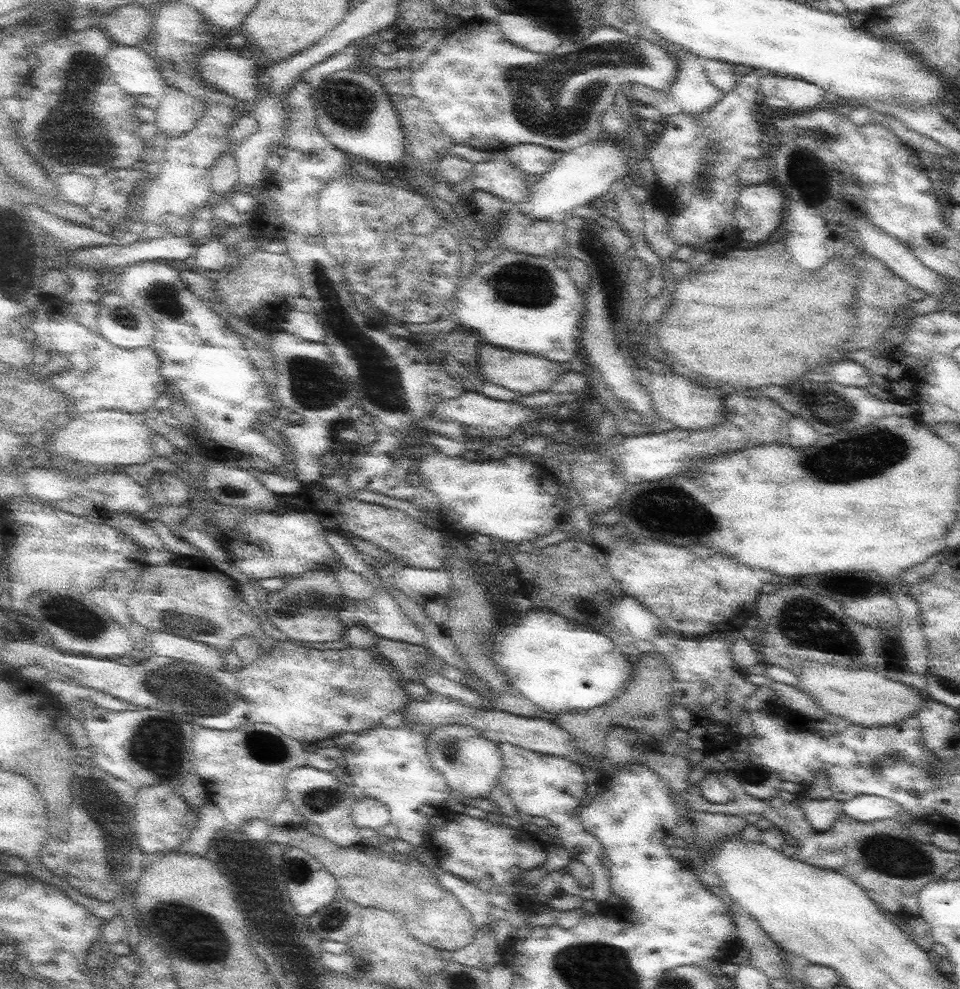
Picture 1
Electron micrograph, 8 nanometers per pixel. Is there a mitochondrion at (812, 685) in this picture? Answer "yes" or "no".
no

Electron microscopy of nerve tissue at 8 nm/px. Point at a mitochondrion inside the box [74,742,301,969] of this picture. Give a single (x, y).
(207, 944)

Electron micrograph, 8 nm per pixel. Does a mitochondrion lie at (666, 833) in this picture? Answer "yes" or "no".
no

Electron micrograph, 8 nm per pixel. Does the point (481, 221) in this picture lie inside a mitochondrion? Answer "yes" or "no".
no

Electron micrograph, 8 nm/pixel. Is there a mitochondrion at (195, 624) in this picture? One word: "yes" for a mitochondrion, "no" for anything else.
yes

